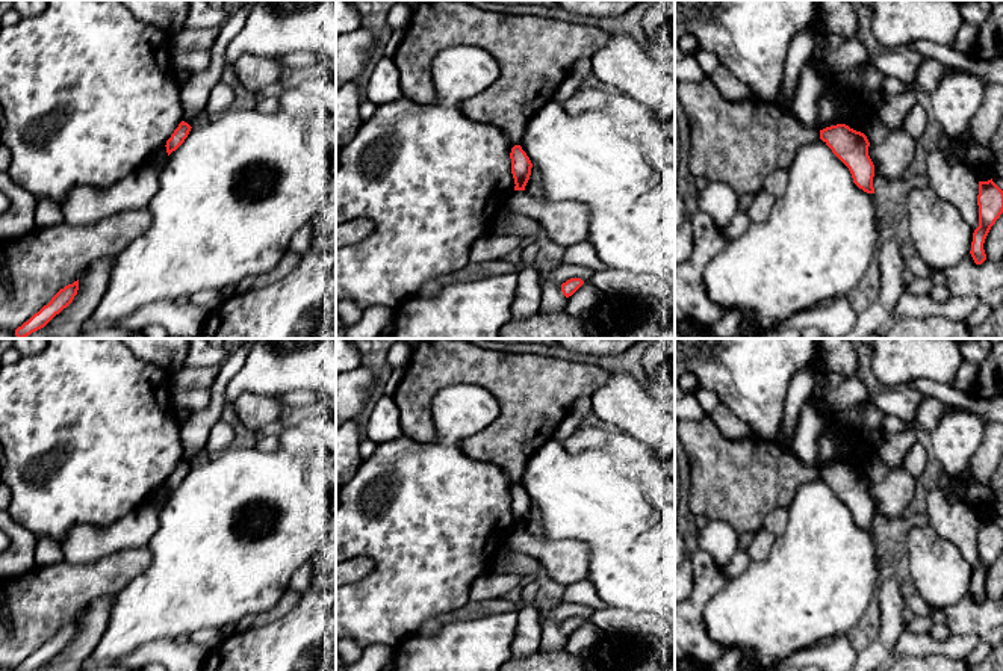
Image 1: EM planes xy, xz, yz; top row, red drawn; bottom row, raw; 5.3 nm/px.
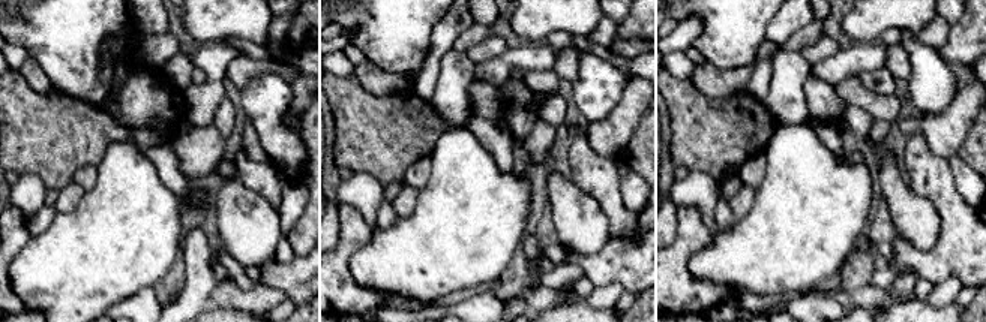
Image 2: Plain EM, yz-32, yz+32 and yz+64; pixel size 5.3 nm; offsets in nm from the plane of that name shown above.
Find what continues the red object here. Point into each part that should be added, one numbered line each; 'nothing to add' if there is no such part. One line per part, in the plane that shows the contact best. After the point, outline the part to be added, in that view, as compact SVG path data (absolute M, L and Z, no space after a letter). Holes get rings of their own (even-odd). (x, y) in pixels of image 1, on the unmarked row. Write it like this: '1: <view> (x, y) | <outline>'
nothing to add

